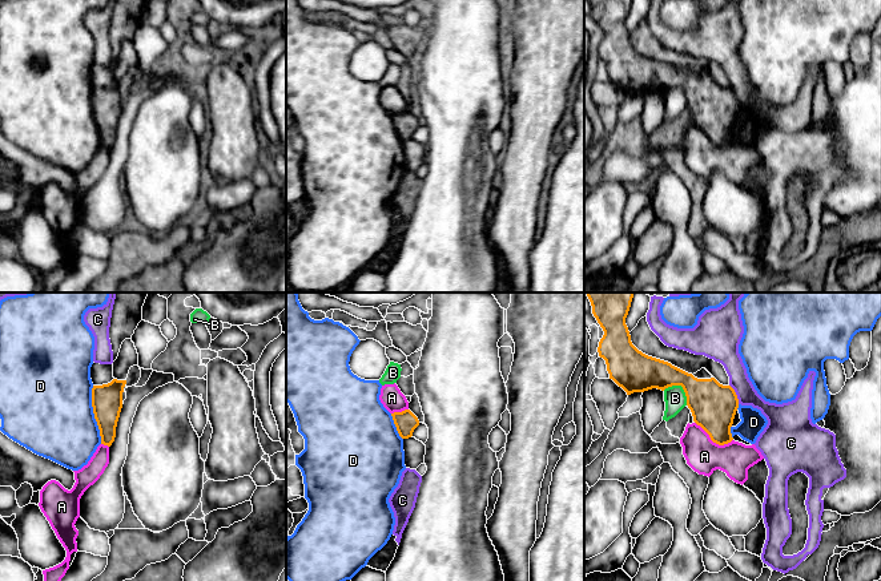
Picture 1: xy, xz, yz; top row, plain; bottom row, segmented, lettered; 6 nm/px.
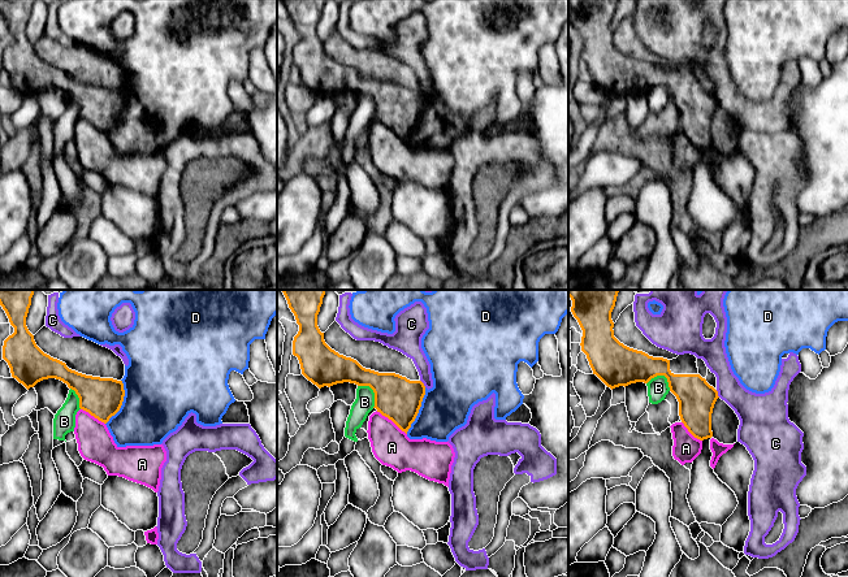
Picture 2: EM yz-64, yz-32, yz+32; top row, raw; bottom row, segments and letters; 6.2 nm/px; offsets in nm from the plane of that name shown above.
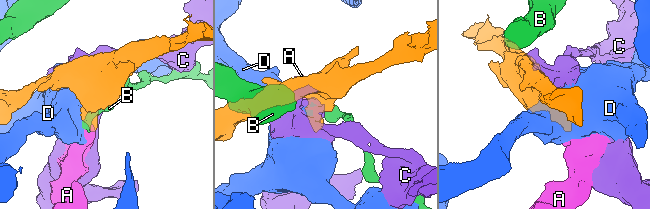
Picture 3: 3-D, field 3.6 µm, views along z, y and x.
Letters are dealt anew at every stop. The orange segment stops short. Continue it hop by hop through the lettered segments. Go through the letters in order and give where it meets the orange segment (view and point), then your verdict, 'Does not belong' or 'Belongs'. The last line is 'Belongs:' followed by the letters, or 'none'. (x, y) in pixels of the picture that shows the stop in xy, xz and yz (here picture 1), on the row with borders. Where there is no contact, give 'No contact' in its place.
A: Touches orange at yz (713, 442). Does not belong
B: Touches orange at yz (682, 386). Does not belong
C: Touches orange at yz (735, 394). Does not belong
D: Touches orange at xy (95, 415). Does not belong
Belongs: none

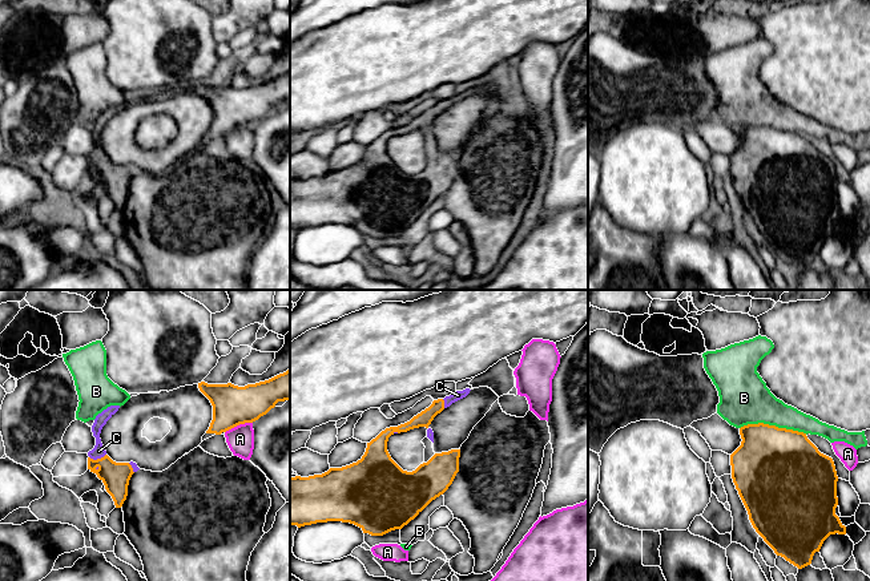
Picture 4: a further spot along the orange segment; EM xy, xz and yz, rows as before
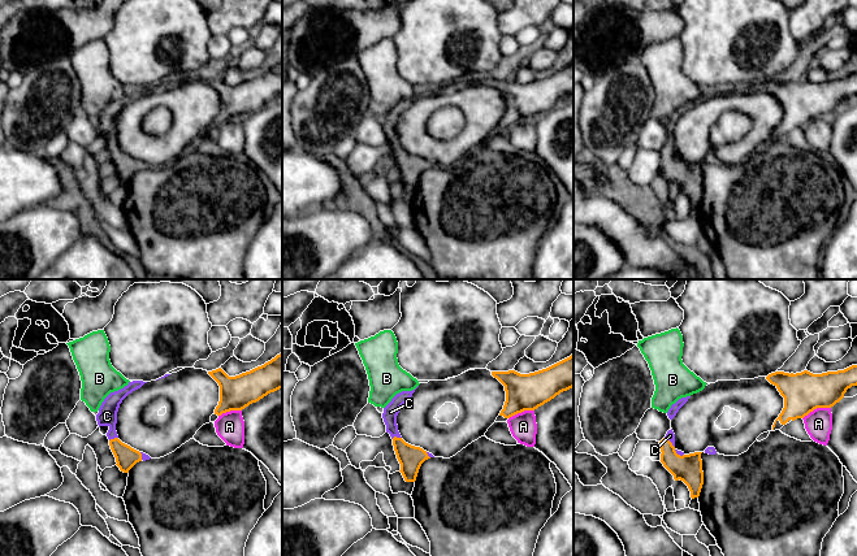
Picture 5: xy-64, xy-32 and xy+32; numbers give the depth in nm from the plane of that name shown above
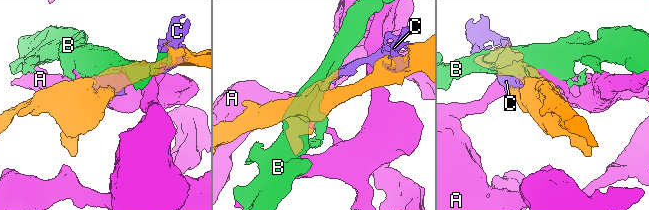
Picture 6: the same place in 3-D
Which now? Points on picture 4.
A: Touches orange at xy (238, 424). Does not belong
B: Touches orange at yz (773, 426). Does not belong
C: Touches orange at xy (97, 459). Belongs
Belongs: C

